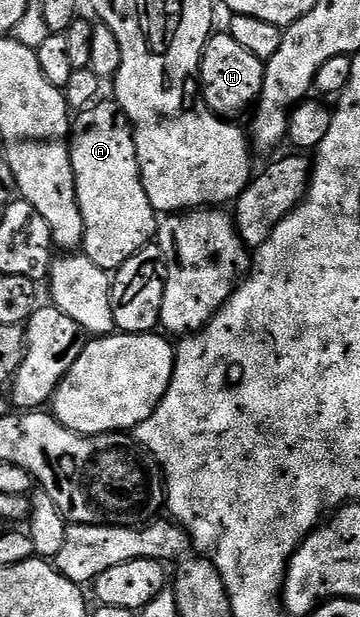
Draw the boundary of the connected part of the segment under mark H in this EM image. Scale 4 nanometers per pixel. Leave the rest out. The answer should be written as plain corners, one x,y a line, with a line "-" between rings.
218,31
211,36
206,42
206,49
202,52
202,67
200,70
200,101
205,108
211,113
218,114
223,119
237,118
237,113
242,113
251,108
257,102
262,84
264,83
264,71
266,66
256,55
252,55
252,51
240,47
240,43
236,43
236,39
230,37
229,32

